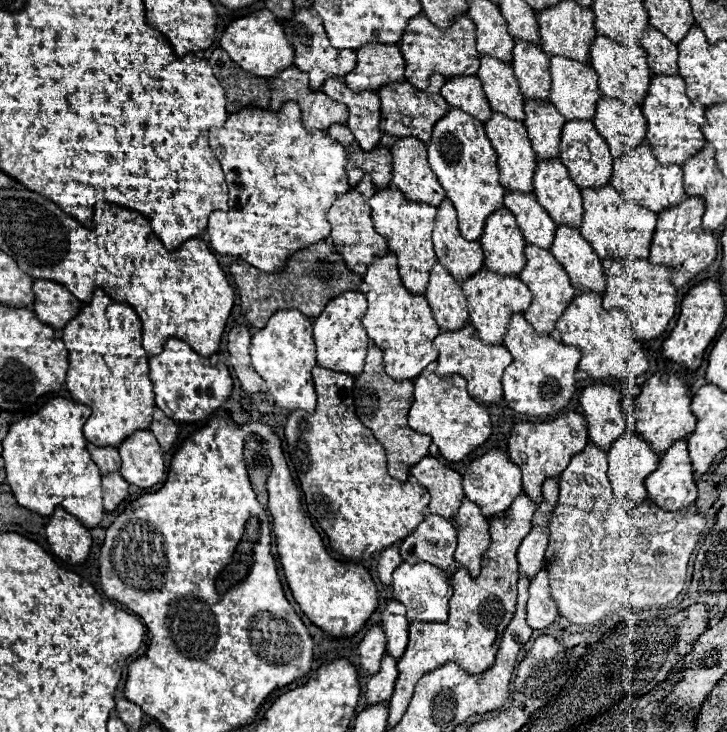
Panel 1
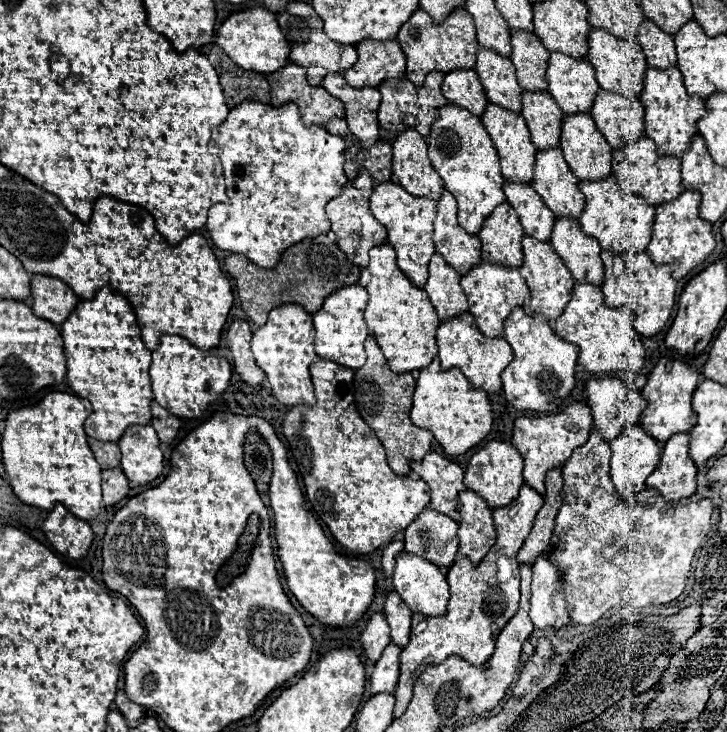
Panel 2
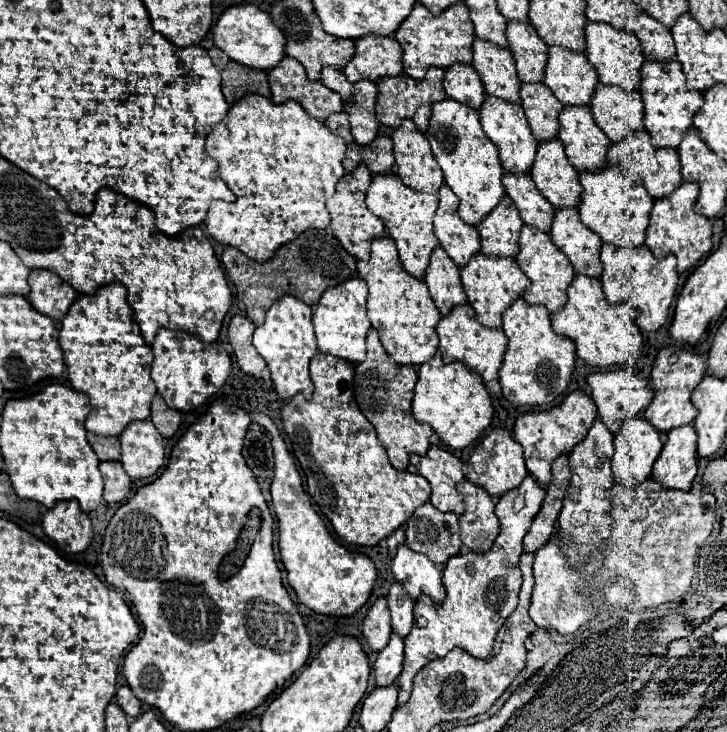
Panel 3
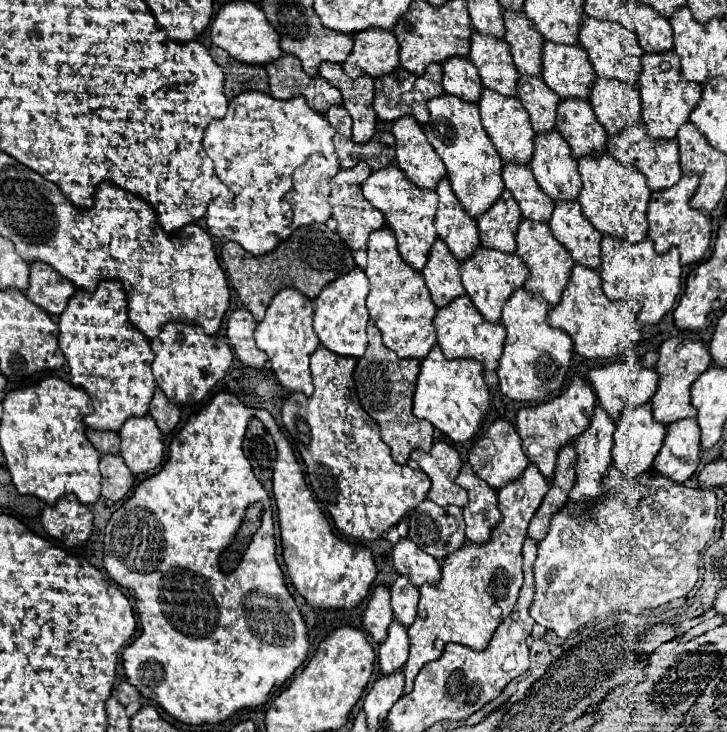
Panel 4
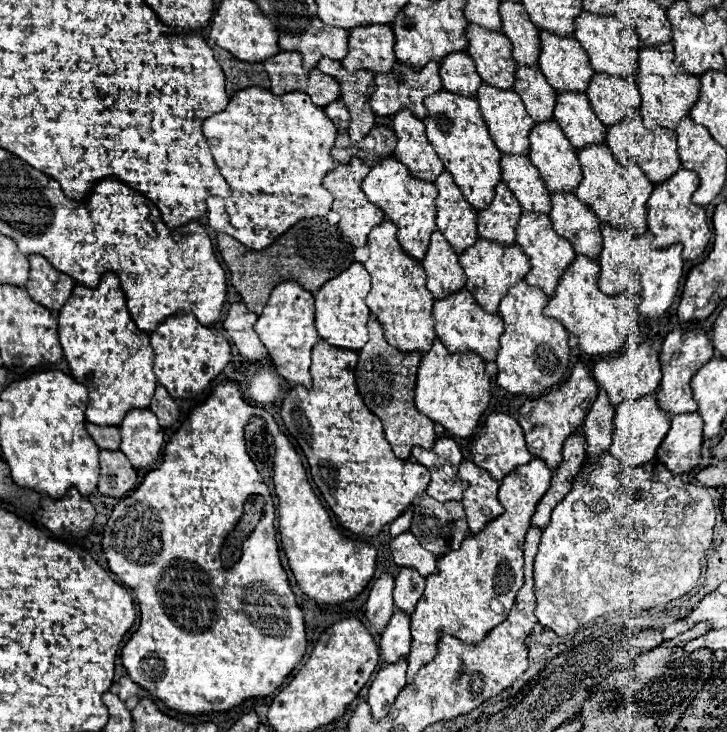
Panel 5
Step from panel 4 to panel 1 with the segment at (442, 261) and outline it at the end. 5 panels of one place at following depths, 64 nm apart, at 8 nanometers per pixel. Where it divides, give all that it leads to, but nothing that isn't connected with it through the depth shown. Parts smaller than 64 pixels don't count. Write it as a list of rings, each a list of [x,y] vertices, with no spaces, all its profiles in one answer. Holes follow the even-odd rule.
[[[434,264],[430,272],[426,300],[442,332],[454,332],[468,322],[468,306],[462,288],[440,264]]]

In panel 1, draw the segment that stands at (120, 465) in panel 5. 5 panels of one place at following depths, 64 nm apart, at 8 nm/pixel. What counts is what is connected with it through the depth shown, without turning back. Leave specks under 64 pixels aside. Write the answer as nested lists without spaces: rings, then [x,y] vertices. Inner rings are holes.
[[[112,472],[102,478],[102,486],[104,486],[104,508],[106,512],[114,512],[128,496],[128,482],[118,472]]]

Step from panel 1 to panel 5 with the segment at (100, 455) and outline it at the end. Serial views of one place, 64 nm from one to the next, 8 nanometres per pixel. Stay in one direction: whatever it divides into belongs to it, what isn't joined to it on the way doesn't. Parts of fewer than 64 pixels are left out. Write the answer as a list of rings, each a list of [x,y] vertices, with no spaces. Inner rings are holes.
[[[86,424],[86,430],[94,438],[96,446],[100,450],[118,450],[120,446],[120,430],[116,426],[96,426],[96,424]]]

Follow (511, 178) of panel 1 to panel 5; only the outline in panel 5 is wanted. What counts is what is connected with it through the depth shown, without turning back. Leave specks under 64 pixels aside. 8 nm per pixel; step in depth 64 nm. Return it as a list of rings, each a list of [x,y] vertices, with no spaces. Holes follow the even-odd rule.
[[[482,84],[478,94],[476,94],[476,100],[480,104],[480,114],[484,116],[484,122],[488,126],[488,132],[490,132],[496,148],[502,154],[528,156],[528,152],[530,152],[528,134],[530,134],[530,128],[534,126],[534,120],[528,116],[520,96],[516,92],[512,92],[512,90],[498,90],[498,88],[492,88],[488,84]]]

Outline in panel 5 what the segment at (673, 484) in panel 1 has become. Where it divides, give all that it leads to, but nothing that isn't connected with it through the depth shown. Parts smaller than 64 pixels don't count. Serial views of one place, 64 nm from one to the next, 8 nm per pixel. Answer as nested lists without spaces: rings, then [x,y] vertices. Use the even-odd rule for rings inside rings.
[[[680,414],[672,418],[670,430],[658,448],[658,460],[674,472],[674,476],[688,474],[700,464],[702,448],[702,418],[694,414]]]

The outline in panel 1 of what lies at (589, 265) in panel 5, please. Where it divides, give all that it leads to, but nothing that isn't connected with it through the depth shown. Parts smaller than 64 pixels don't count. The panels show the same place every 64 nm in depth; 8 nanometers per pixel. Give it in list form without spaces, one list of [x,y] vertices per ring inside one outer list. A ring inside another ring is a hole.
[[[594,292],[580,294],[572,300],[564,316],[560,316],[556,322],[556,334],[562,344],[580,348],[582,360],[578,368],[594,380],[624,382],[628,378],[638,378],[648,370],[648,360],[640,342],[636,342],[628,332],[626,314],[622,310],[602,310],[602,296]]]

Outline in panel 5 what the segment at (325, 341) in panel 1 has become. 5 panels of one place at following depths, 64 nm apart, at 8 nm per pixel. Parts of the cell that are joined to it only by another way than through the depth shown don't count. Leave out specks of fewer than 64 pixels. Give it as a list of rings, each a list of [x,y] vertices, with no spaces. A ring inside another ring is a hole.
[[[354,262],[346,272],[328,280],[318,292],[314,292],[316,300],[316,330],[322,340],[336,348],[346,348],[352,352],[360,352],[360,348],[368,340],[366,324],[370,318],[370,310],[366,306],[366,296],[370,292],[370,274],[362,264]]]

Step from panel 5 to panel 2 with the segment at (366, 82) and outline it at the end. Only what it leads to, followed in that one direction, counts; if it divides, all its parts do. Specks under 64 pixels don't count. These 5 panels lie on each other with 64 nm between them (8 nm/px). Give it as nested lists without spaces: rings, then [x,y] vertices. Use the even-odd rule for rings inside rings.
[[[328,74],[322,82],[322,88],[326,88],[326,92],[344,102],[348,128],[360,140],[360,144],[374,146],[380,140],[380,128],[376,118],[380,92],[376,88],[356,90],[346,84],[342,74]]]

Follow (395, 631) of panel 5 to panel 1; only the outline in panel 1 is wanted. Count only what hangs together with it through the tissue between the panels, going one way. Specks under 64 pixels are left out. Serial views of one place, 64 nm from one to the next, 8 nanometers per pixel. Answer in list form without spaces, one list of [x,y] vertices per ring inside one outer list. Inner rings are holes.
[[[384,656],[382,664],[380,664],[380,672],[376,676],[372,676],[366,684],[366,692],[364,692],[366,704],[388,702],[392,696],[392,690],[394,690],[396,676],[398,676],[396,662],[390,656]]]

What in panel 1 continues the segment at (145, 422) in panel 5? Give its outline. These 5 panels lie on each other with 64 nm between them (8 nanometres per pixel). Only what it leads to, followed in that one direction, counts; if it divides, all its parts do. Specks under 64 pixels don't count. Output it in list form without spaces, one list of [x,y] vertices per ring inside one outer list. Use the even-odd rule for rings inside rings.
[[[150,430],[134,432],[118,446],[122,456],[120,474],[128,484],[138,488],[152,488],[164,478],[162,450]]]

